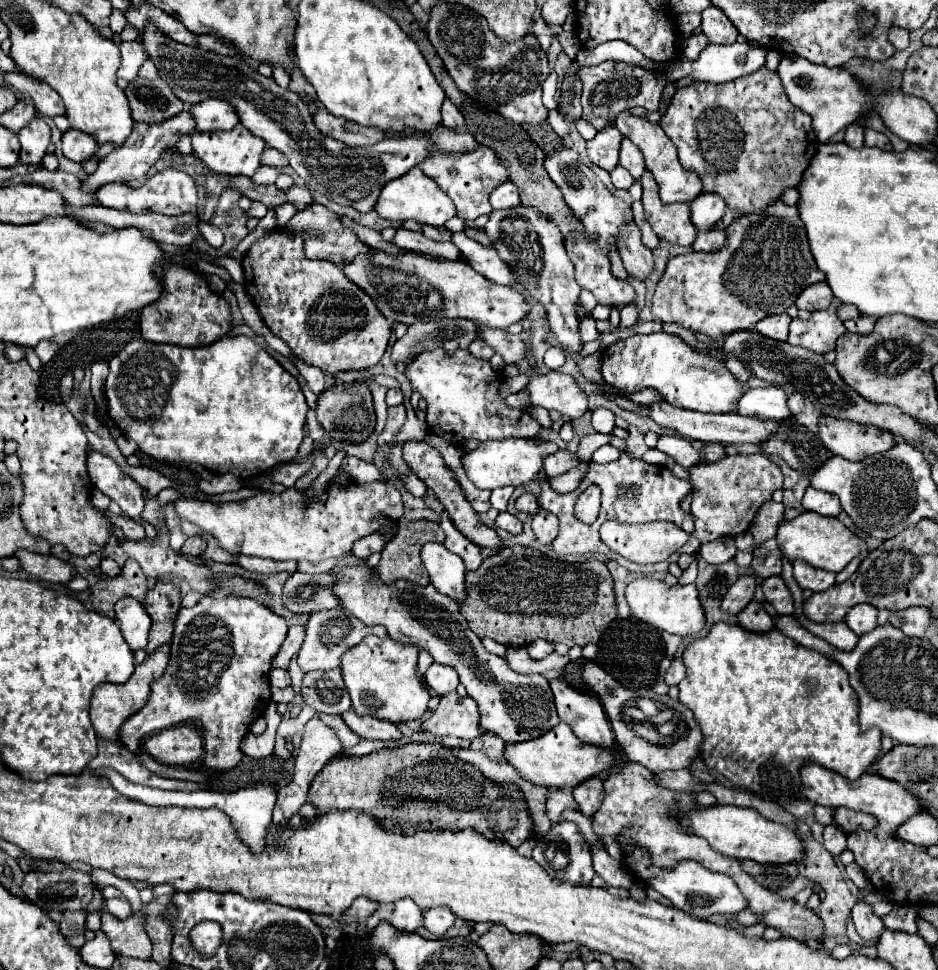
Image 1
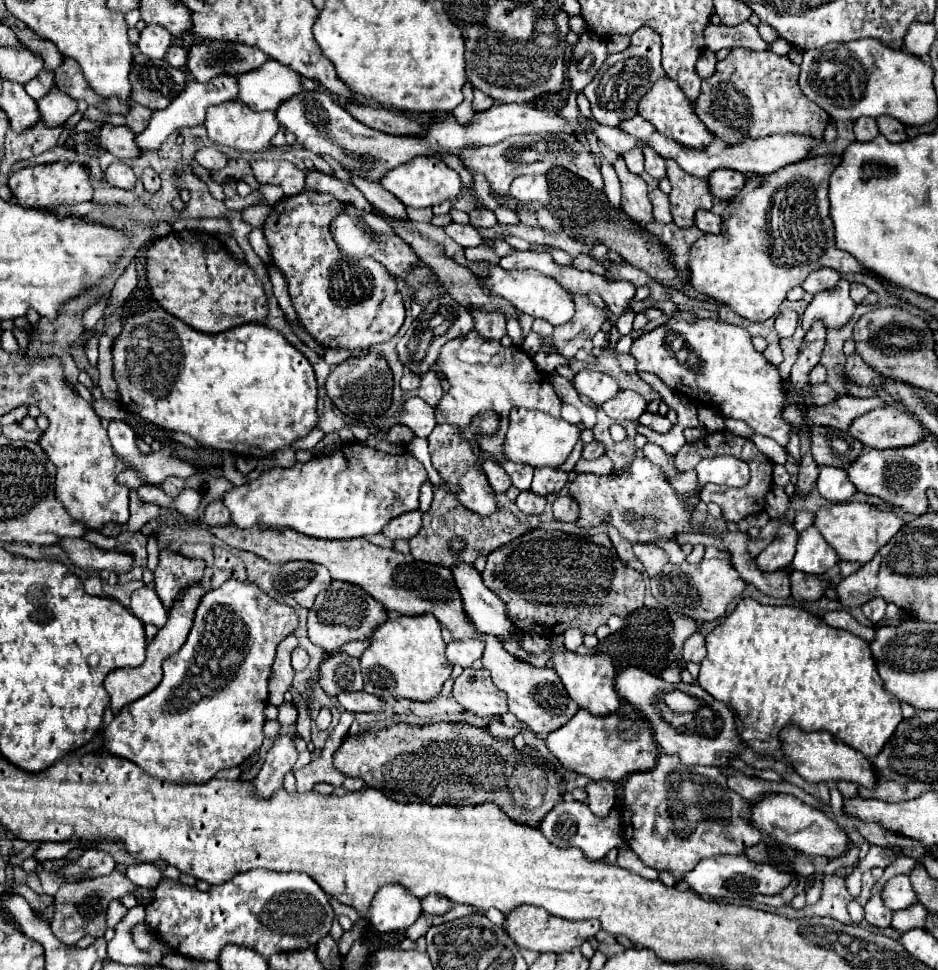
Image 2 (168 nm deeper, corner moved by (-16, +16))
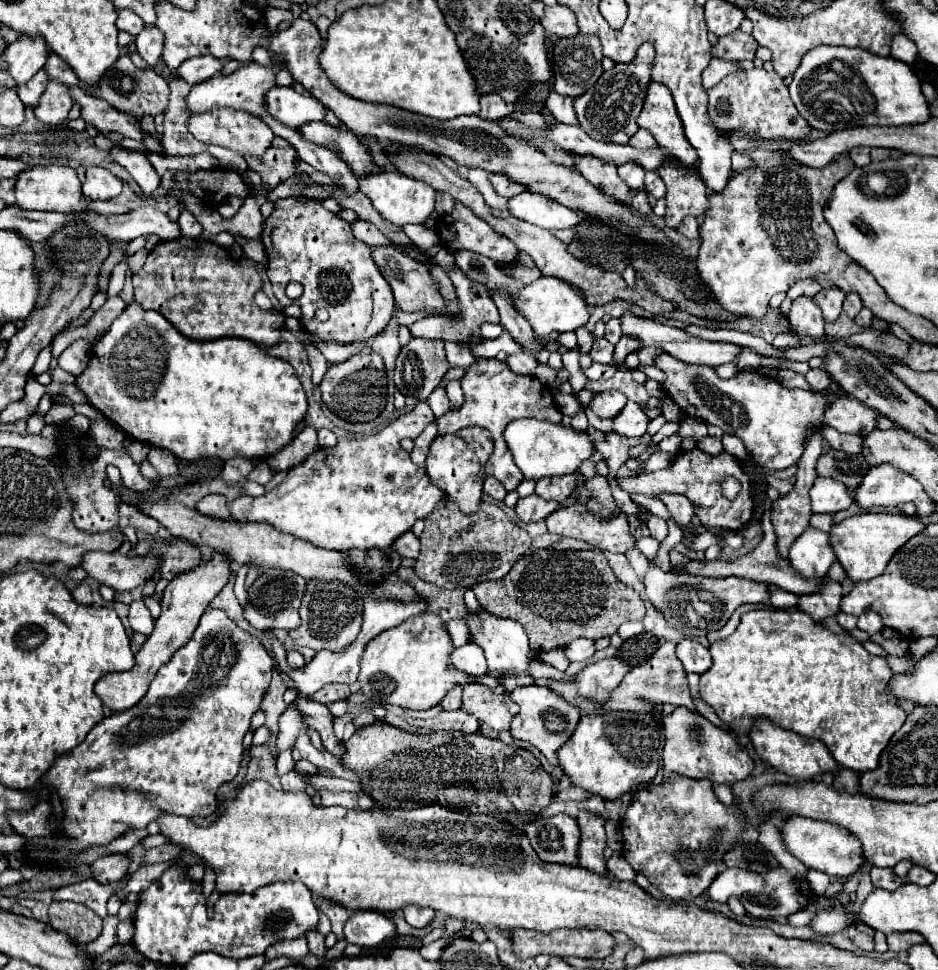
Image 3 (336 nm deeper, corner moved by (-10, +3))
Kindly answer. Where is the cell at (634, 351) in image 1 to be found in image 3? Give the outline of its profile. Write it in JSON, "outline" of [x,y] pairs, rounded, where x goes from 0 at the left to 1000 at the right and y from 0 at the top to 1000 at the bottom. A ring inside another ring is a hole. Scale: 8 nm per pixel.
{"outline":[[[706,364],[699,370],[699,378],[712,389],[708,403],[733,430],[744,430],[789,451],[795,465],[821,486],[851,477],[859,453],[881,438],[878,424],[885,418],[881,407],[872,403],[840,401],[829,391],[817,389],[810,382],[789,382],[778,391],[768,391],[759,378],[727,376],[712,364]]]}

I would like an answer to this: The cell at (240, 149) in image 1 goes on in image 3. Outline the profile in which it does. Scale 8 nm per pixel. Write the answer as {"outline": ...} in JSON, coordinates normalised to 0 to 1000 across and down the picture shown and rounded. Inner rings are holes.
{"outline":[[[228,110],[224,114],[217,116],[205,116],[200,123],[200,135],[215,147],[220,149],[232,149],[232,152],[241,152],[247,154],[256,160],[281,160],[281,156],[288,152],[292,137],[290,133],[271,116],[264,114],[252,114],[252,112],[241,112],[241,110]]]}

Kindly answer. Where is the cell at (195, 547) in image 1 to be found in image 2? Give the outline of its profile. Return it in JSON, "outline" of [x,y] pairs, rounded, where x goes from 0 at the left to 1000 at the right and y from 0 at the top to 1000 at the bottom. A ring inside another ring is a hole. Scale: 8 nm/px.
{"outline":[[[235,515],[226,518],[220,528],[217,528],[217,538],[222,544],[228,544],[228,542],[241,542],[245,540],[245,528],[239,524],[239,520]]]}

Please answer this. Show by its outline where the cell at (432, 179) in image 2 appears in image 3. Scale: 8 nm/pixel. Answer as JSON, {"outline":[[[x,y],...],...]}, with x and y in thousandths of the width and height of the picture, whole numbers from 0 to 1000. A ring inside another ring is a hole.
{"outline":[[[414,174],[414,176],[401,176],[392,178],[382,187],[382,195],[397,207],[399,215],[416,230],[420,232],[433,232],[433,230],[452,230],[458,220],[463,218],[463,201],[465,197],[458,195],[458,191],[435,182],[426,178],[424,174]]]}

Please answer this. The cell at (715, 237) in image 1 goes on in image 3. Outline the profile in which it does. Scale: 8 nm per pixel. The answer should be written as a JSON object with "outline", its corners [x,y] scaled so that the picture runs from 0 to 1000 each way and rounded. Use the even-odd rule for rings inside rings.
{"outline":[[[729,224],[727,230],[723,232],[723,238],[729,244],[736,244],[736,246],[744,246],[746,244],[746,240],[744,240],[744,228],[740,224]]]}

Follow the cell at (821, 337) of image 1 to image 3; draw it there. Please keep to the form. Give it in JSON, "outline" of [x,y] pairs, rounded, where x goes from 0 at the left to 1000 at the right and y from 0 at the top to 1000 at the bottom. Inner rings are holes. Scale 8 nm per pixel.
{"outline":[[[883,296],[883,298],[876,298],[868,310],[874,314],[876,323],[878,323],[878,329],[881,331],[891,331],[896,321],[898,321],[898,310],[900,310],[902,302],[893,296]]]}

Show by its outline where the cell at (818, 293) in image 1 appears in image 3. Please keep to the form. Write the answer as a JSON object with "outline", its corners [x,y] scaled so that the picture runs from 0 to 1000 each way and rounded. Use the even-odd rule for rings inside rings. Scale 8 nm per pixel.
{"outline":[[[853,288],[849,290],[842,298],[840,298],[840,306],[842,308],[851,308],[851,306],[868,306],[876,296],[868,290],[868,288]]]}

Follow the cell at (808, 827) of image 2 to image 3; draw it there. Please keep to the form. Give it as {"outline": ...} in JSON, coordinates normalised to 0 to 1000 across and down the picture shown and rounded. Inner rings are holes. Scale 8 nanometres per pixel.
{"outline":[[[842,842],[842,846],[838,846],[834,853],[834,861],[836,861],[840,877],[846,884],[851,884],[861,896],[872,896],[881,902],[902,906],[921,892],[917,867],[913,863],[908,863],[902,855],[898,855],[889,848],[870,846],[870,844],[861,844],[861,842]]]}

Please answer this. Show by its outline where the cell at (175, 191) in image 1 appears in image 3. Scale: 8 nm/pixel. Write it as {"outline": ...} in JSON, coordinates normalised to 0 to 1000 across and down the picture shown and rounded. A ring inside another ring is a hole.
{"outline":[[[94,172],[92,174],[92,187],[87,191],[87,199],[94,205],[117,207],[130,199],[130,187],[126,182],[122,182],[115,174]]]}

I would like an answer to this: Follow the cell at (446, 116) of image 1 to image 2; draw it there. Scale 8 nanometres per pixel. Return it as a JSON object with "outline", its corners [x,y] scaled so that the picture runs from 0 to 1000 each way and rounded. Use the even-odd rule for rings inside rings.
{"outline":[[[505,93],[505,103],[503,103],[503,111],[505,111],[505,115],[510,115],[510,113],[518,113],[518,111],[522,111],[525,107],[527,107],[527,101],[518,99],[518,97],[512,95],[512,93]]]}

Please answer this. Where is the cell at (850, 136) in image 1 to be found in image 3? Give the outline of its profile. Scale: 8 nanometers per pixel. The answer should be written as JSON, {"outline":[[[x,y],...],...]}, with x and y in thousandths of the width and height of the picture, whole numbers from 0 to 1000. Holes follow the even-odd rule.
{"outline":[[[910,152],[904,160],[913,172],[923,172],[928,168],[928,154],[925,152]]]}

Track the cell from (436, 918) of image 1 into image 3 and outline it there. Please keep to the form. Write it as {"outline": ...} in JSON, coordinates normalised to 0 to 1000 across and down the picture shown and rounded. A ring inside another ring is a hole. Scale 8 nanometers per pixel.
{"outline":[[[431,933],[431,935],[429,935],[429,941],[431,941],[433,952],[437,952],[437,954],[439,954],[439,956],[443,956],[443,958],[450,958],[450,956],[458,954],[458,952],[461,952],[461,947],[465,945],[463,937],[443,935],[443,933]]]}

